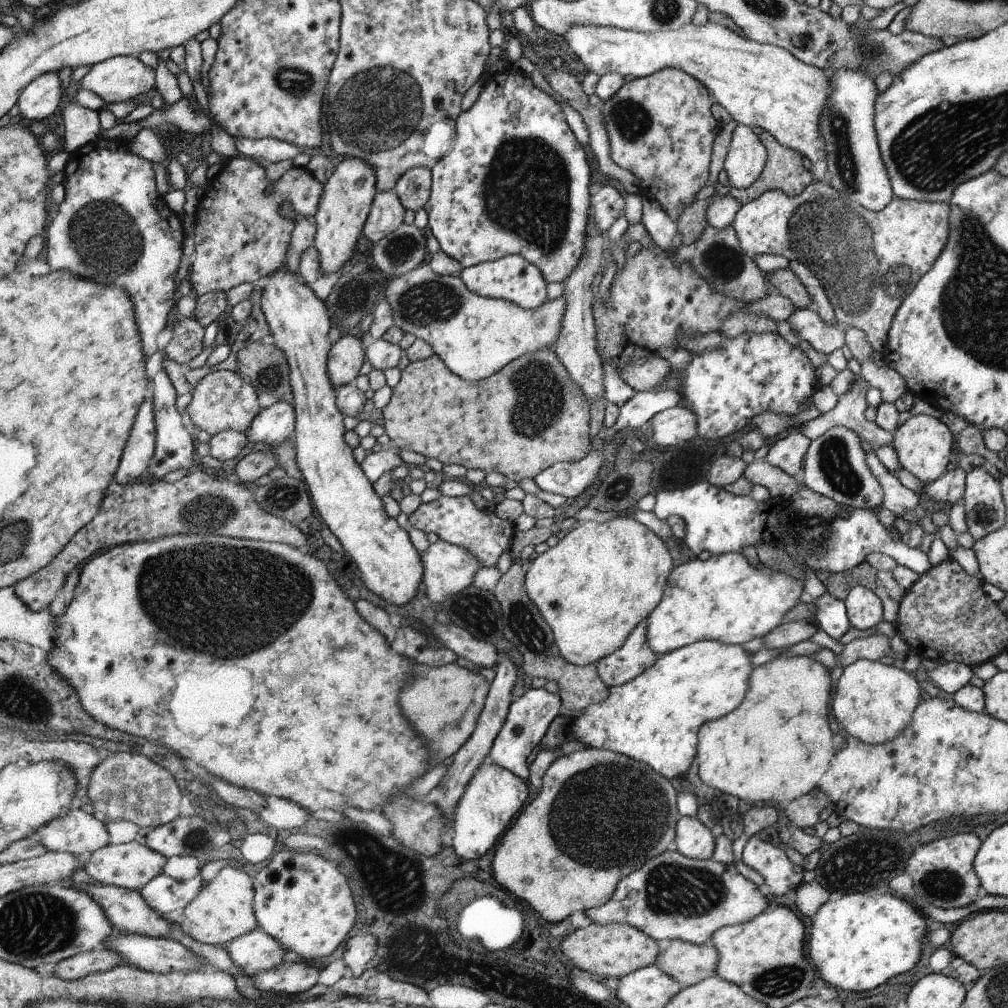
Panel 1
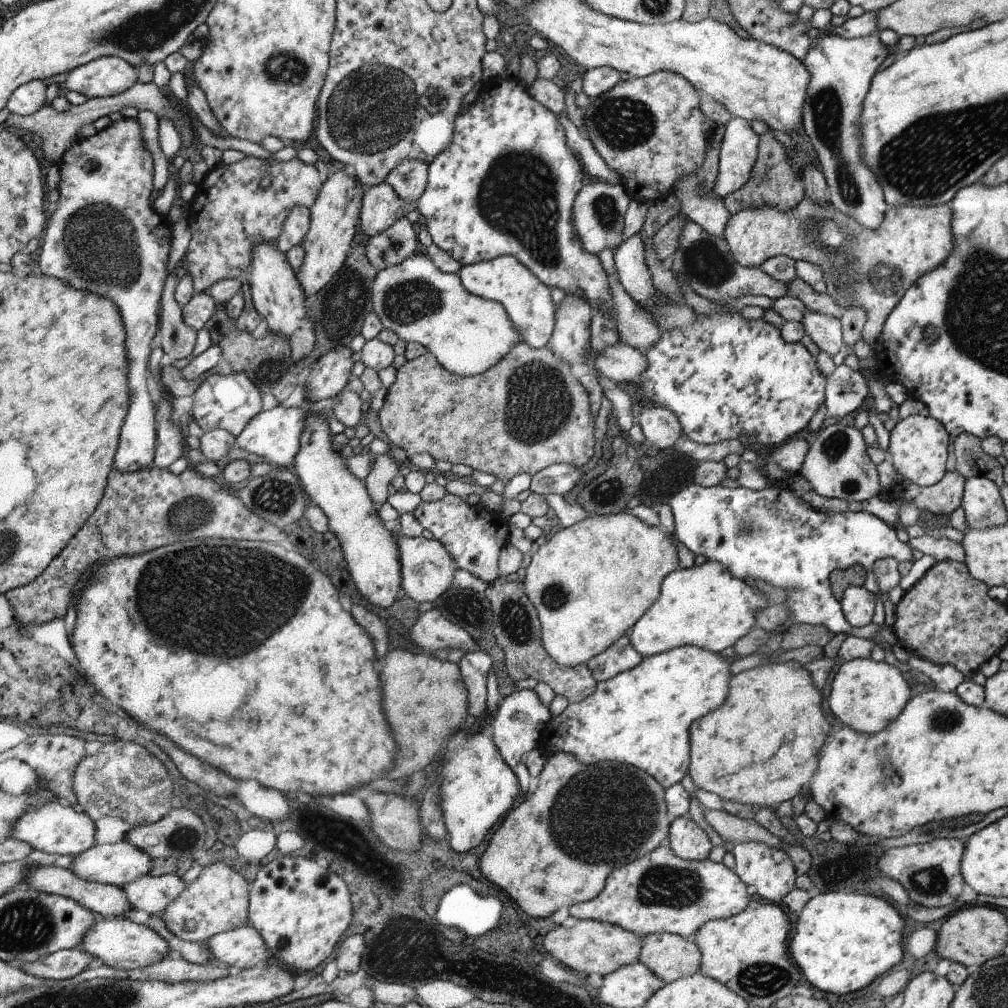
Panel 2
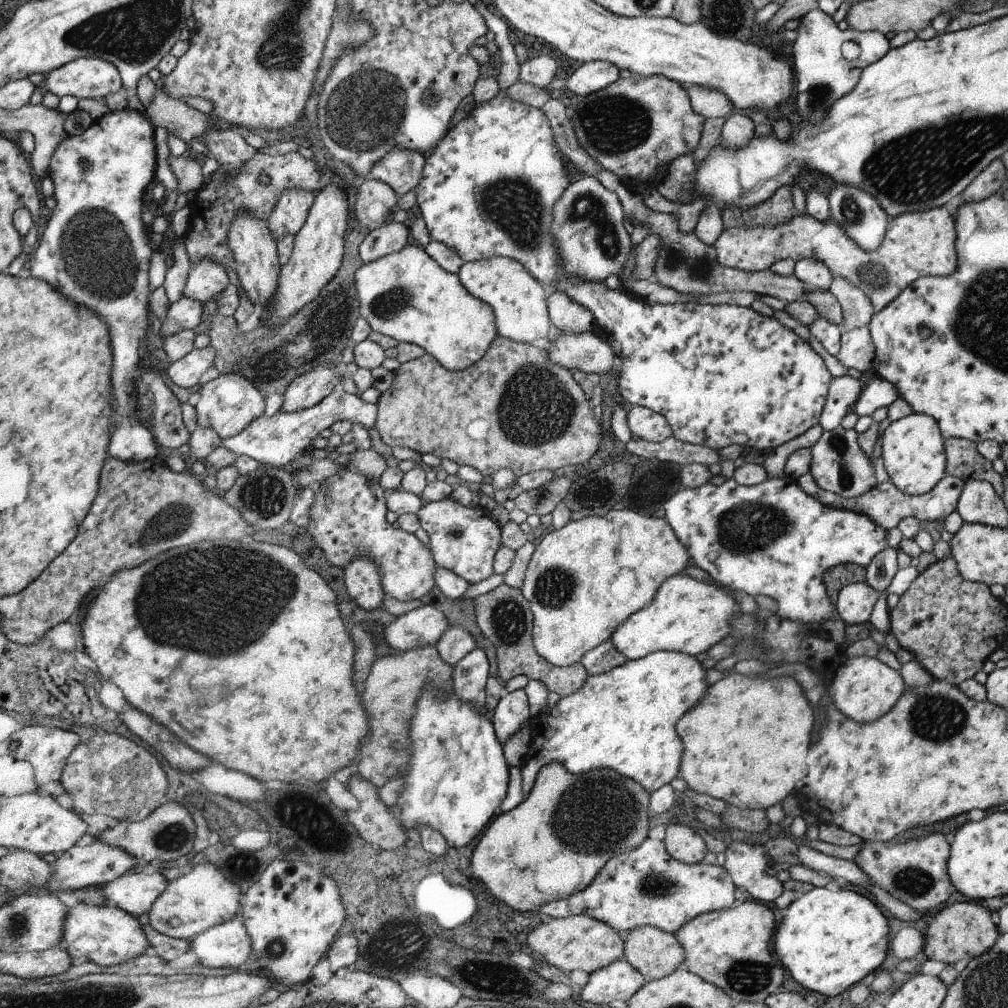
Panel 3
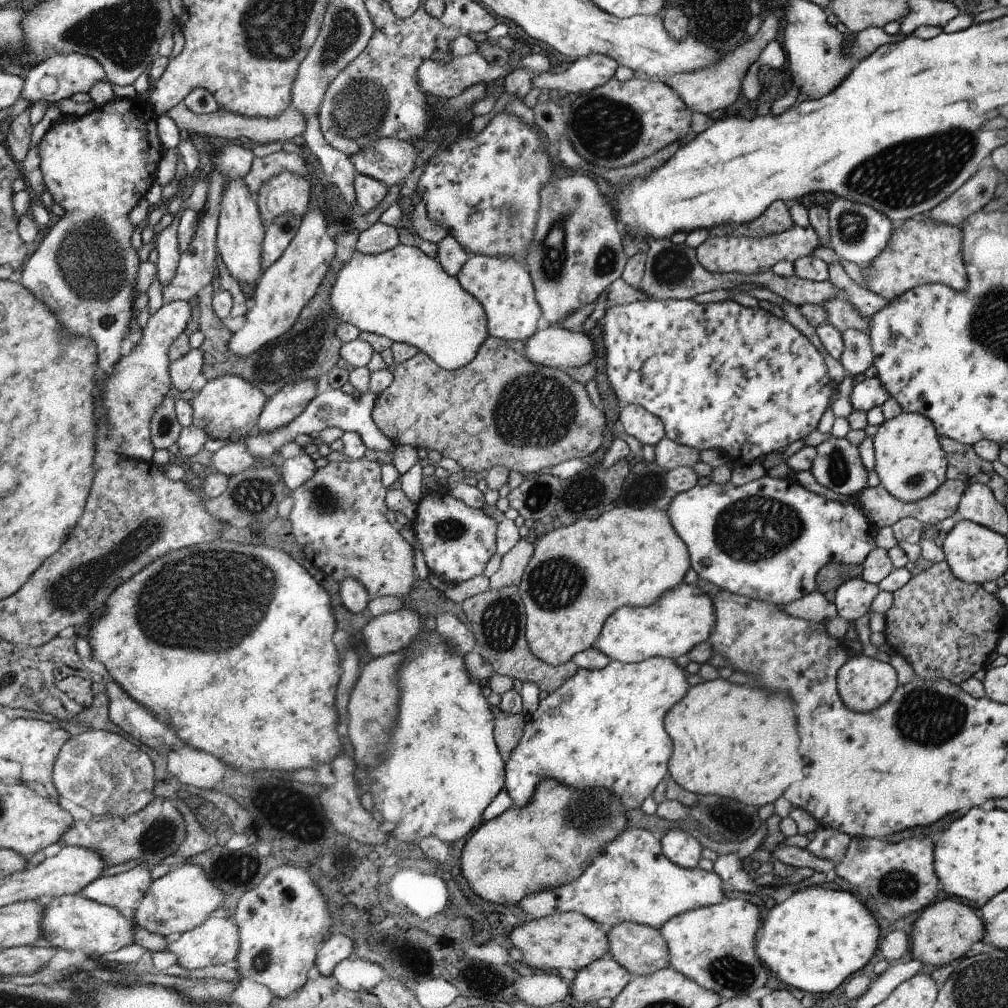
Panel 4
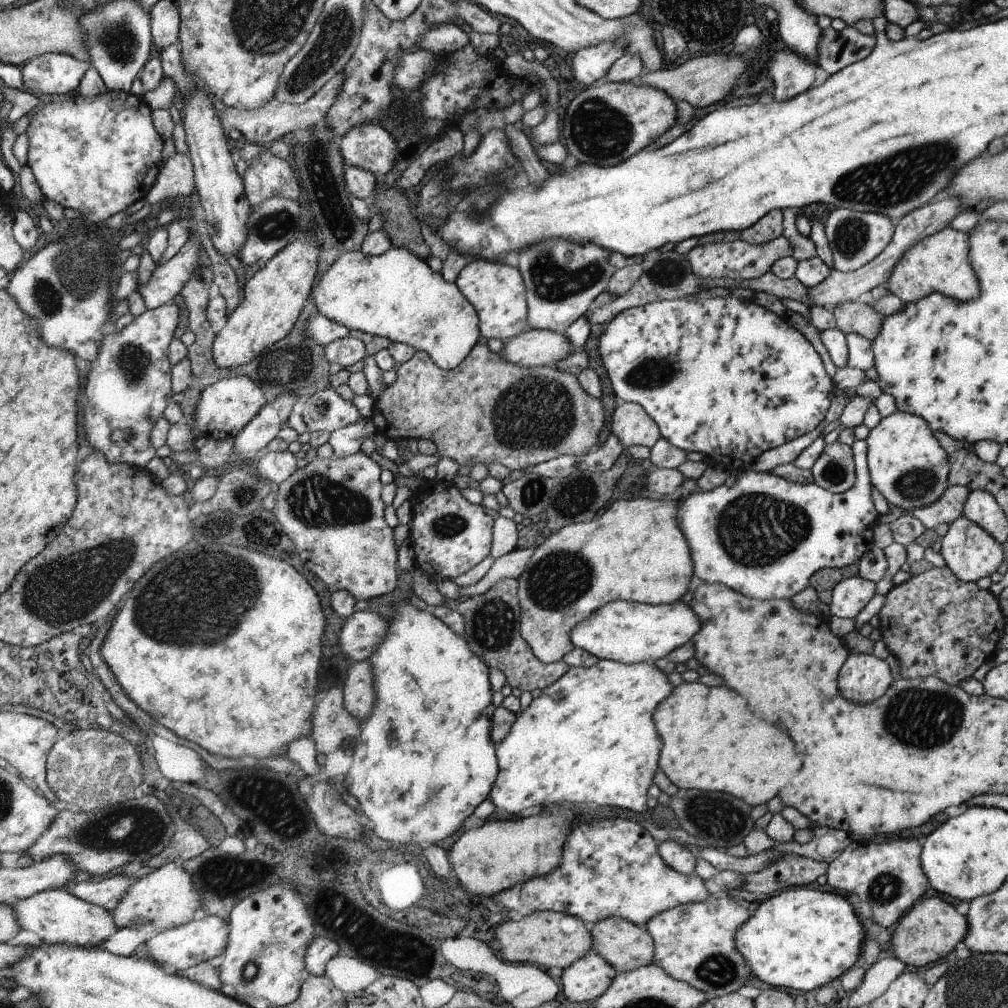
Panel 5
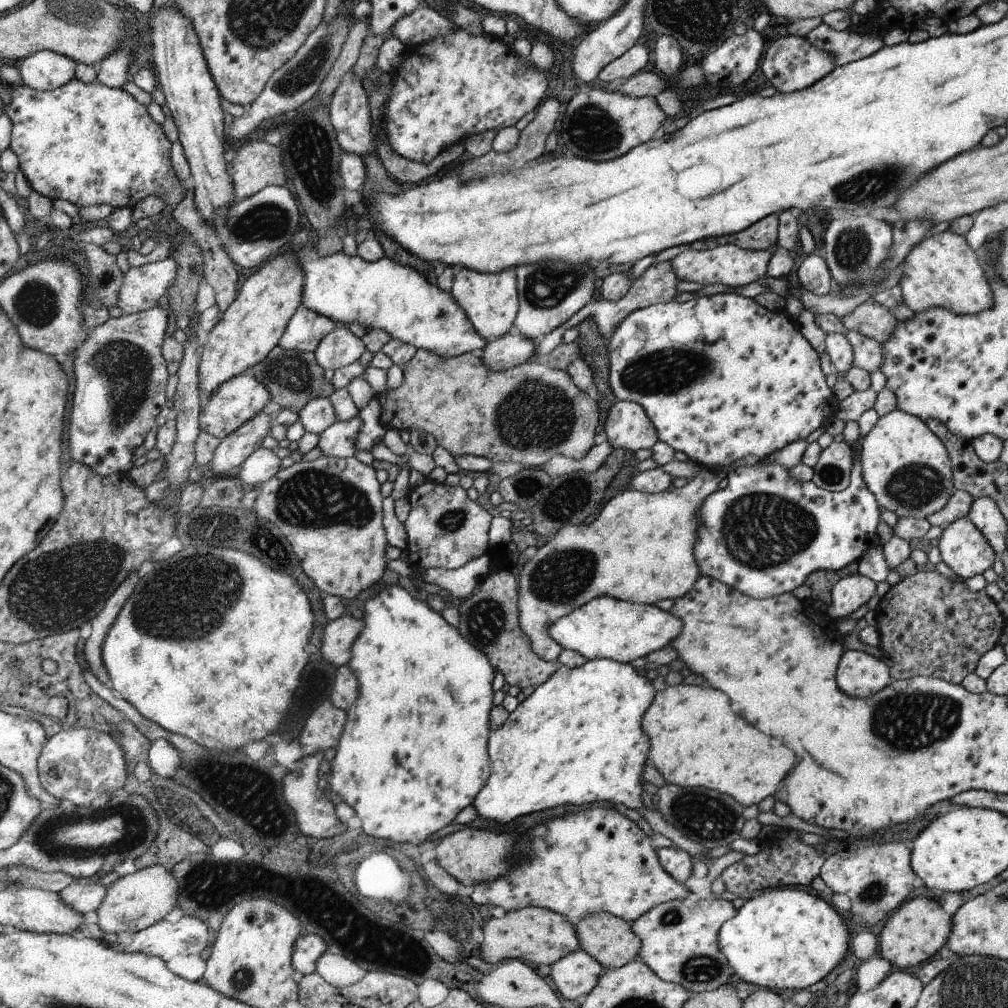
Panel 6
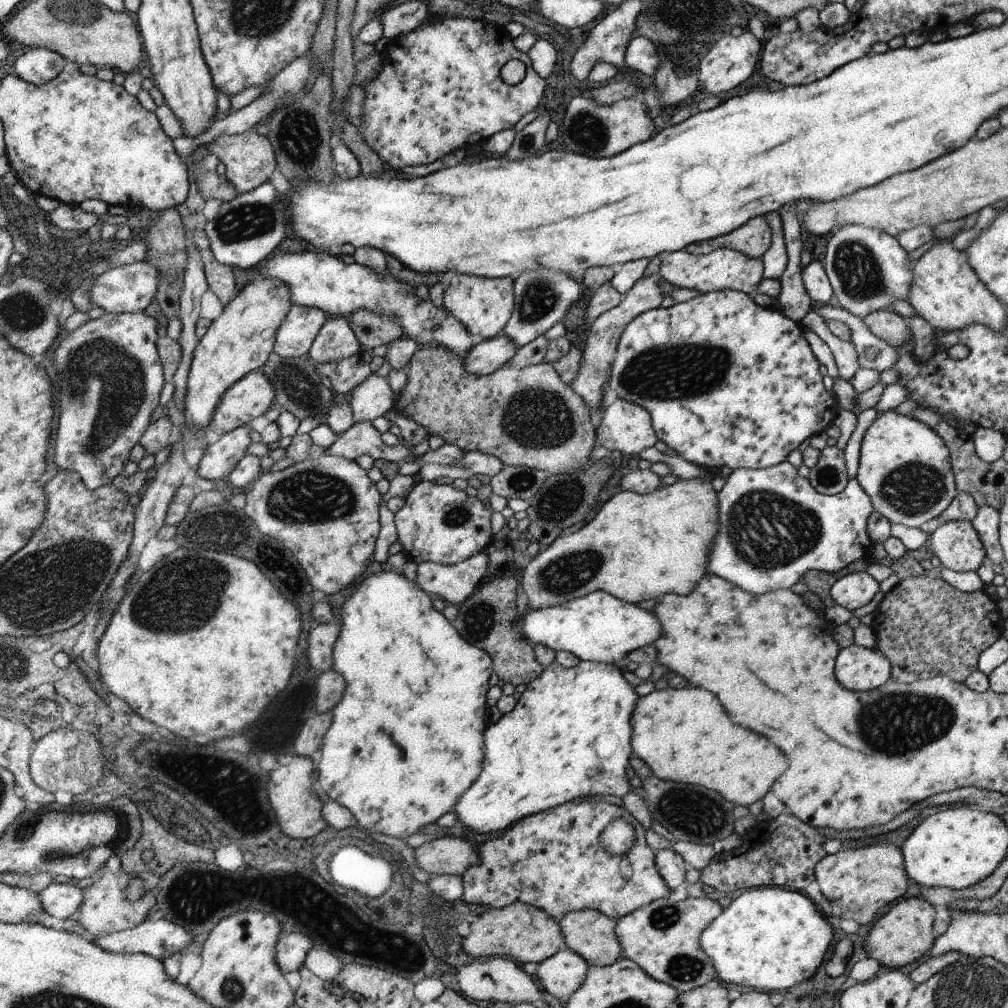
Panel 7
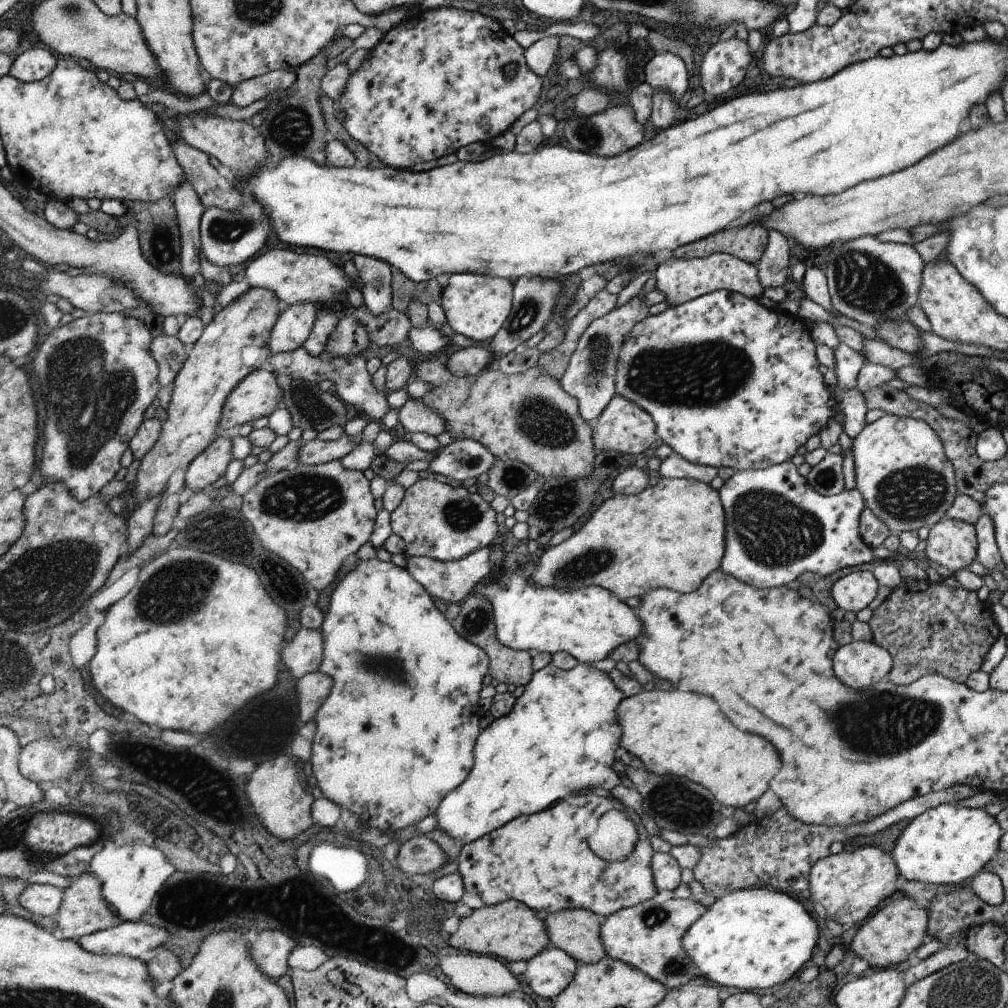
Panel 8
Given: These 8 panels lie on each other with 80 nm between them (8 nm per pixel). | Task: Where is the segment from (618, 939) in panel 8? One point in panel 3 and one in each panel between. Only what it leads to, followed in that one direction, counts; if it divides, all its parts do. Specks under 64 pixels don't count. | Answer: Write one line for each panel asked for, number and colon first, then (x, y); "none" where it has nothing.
3: (731, 949)
4: (714, 946)
5: (695, 943)
6: (680, 938)
7: (663, 937)

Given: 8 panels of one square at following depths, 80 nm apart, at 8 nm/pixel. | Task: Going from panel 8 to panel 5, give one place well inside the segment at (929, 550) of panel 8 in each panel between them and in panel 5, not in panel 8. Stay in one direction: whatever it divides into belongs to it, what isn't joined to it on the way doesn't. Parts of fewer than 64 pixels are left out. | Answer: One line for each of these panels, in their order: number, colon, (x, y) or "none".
5: (969, 551)
6: (963, 547)
7: (957, 545)

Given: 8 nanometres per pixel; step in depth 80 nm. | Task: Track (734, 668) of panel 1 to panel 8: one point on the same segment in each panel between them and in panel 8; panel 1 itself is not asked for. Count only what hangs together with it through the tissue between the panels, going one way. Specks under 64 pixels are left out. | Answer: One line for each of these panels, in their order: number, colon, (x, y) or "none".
2: (641, 718)
3: (625, 720)
4: (607, 727)
5: (590, 737)
6: (579, 738)
7: (570, 734)
8: (562, 735)

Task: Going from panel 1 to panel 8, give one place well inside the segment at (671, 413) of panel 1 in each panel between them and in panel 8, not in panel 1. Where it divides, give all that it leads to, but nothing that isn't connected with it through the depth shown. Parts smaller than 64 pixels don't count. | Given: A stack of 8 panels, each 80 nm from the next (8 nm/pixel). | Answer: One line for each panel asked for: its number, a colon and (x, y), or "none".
2: (661, 428)
3: (648, 424)
4: (635, 420)
5: (631, 423)
6: (627, 426)
7: (625, 427)
8: (624, 427)

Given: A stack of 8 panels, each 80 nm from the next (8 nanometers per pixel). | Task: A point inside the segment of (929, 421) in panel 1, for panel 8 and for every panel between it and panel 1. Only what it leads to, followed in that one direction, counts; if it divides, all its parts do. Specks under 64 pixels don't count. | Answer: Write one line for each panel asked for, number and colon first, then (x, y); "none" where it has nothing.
2: (918, 449)
3: (914, 454)
4: (911, 464)
5: (907, 464)
6: (906, 466)
7: (904, 466)
8: (901, 470)

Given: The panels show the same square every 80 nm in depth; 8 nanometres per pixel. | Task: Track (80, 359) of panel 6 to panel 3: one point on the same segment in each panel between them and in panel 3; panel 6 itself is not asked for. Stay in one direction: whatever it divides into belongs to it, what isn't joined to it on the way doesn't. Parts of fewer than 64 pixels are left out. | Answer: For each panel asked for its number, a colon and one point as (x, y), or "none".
3: (186, 313)
4: (136, 387)
5: (129, 387)

